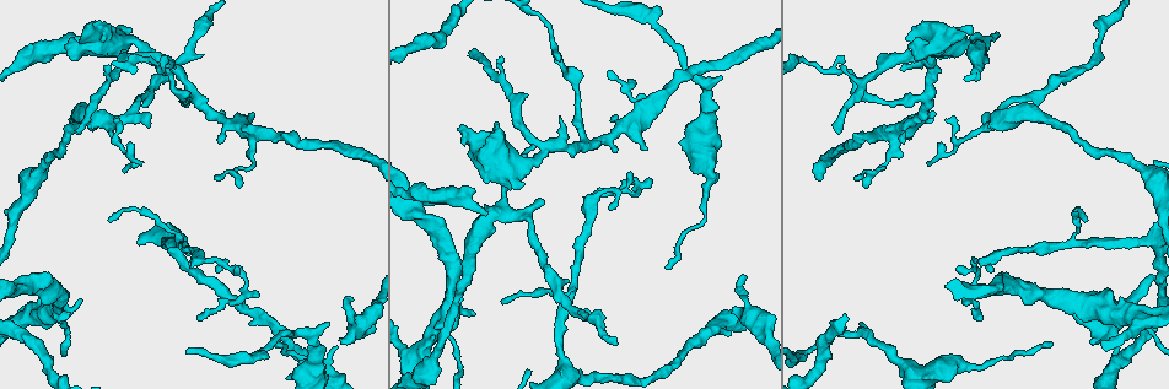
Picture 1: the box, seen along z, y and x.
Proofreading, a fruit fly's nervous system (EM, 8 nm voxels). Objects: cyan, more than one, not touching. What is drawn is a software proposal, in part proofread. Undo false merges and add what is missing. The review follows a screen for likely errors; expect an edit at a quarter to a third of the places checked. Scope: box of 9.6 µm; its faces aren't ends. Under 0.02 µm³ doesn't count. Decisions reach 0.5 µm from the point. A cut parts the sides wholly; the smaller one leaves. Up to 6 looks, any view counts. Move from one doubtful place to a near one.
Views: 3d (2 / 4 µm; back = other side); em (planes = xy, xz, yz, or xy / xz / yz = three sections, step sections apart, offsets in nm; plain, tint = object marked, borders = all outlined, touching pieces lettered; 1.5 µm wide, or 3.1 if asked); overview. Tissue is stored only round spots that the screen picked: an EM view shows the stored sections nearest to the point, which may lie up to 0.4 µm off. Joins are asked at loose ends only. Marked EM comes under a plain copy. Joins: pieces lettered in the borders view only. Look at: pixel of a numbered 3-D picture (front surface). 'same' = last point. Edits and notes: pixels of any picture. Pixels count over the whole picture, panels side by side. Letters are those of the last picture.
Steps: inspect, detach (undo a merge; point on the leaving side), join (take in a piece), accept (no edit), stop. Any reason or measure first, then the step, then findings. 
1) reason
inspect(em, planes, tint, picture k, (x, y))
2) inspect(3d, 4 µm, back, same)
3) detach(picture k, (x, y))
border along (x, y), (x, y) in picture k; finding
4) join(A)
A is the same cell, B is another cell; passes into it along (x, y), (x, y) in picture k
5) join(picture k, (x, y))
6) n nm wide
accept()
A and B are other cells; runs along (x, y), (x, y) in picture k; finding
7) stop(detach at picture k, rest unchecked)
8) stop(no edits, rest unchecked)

thin end
inspect(em, yz, step 8, borders, picture 1, (1049, 345))

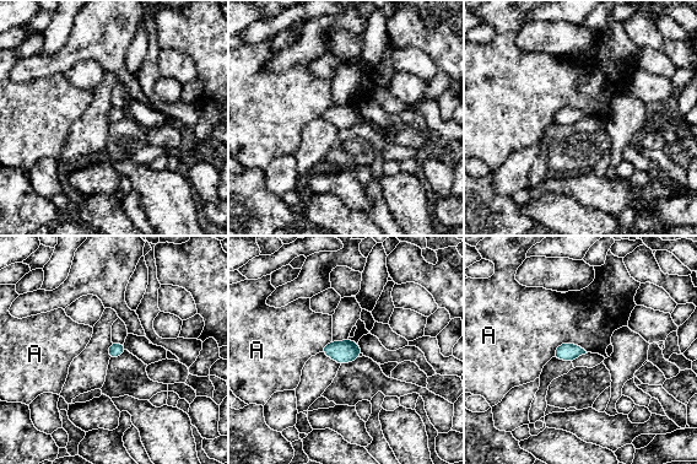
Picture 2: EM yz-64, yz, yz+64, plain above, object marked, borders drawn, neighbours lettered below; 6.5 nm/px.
90 nm wide
accept()
A is another cell; border along (587, 352), (562, 343), (552, 356) in picture 2; no lettered piece goes on from it

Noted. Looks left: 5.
inspect(em, planes, borders, picture 1, (339, 339))

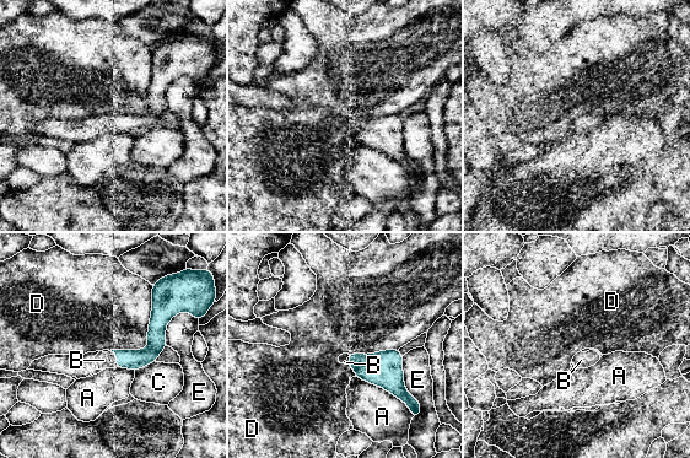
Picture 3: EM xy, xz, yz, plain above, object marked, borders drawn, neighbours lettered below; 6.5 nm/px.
130 nm wide
join(B)
B is the same cell, A, C, D and E are other cells; it goes on there

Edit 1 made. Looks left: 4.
branch point
inspect(em, planes, tint, picture 1, (1154, 242))

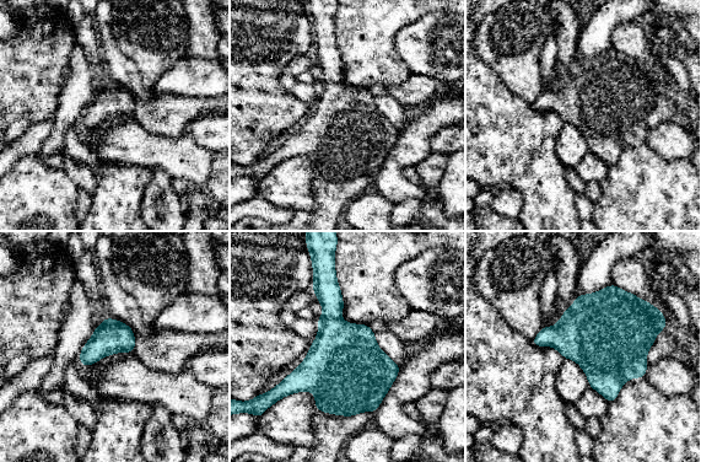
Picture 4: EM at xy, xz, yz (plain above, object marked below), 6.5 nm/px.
what lies round it
inspect(em, planes, borders, same)

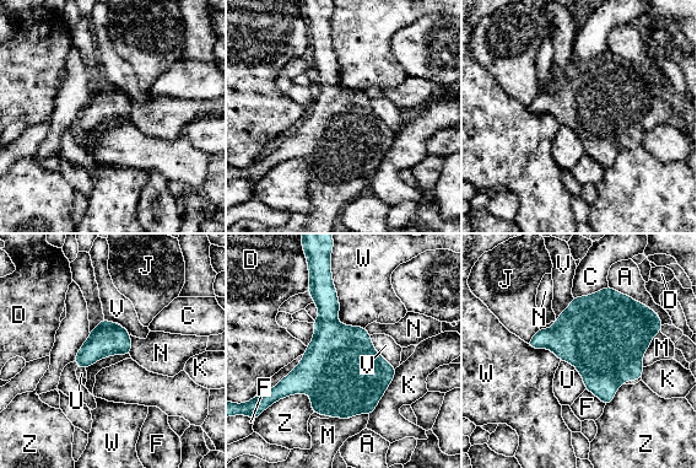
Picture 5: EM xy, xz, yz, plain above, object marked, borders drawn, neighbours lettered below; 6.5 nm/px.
accept()
A, C, D, F, J, K, M, N, U, V, W and Z are other cells; border along (561, 360), (577, 370), (585, 388) in picture 5; all the same neuron

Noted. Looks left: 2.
stop(join at picture 3, rest unchecked)

